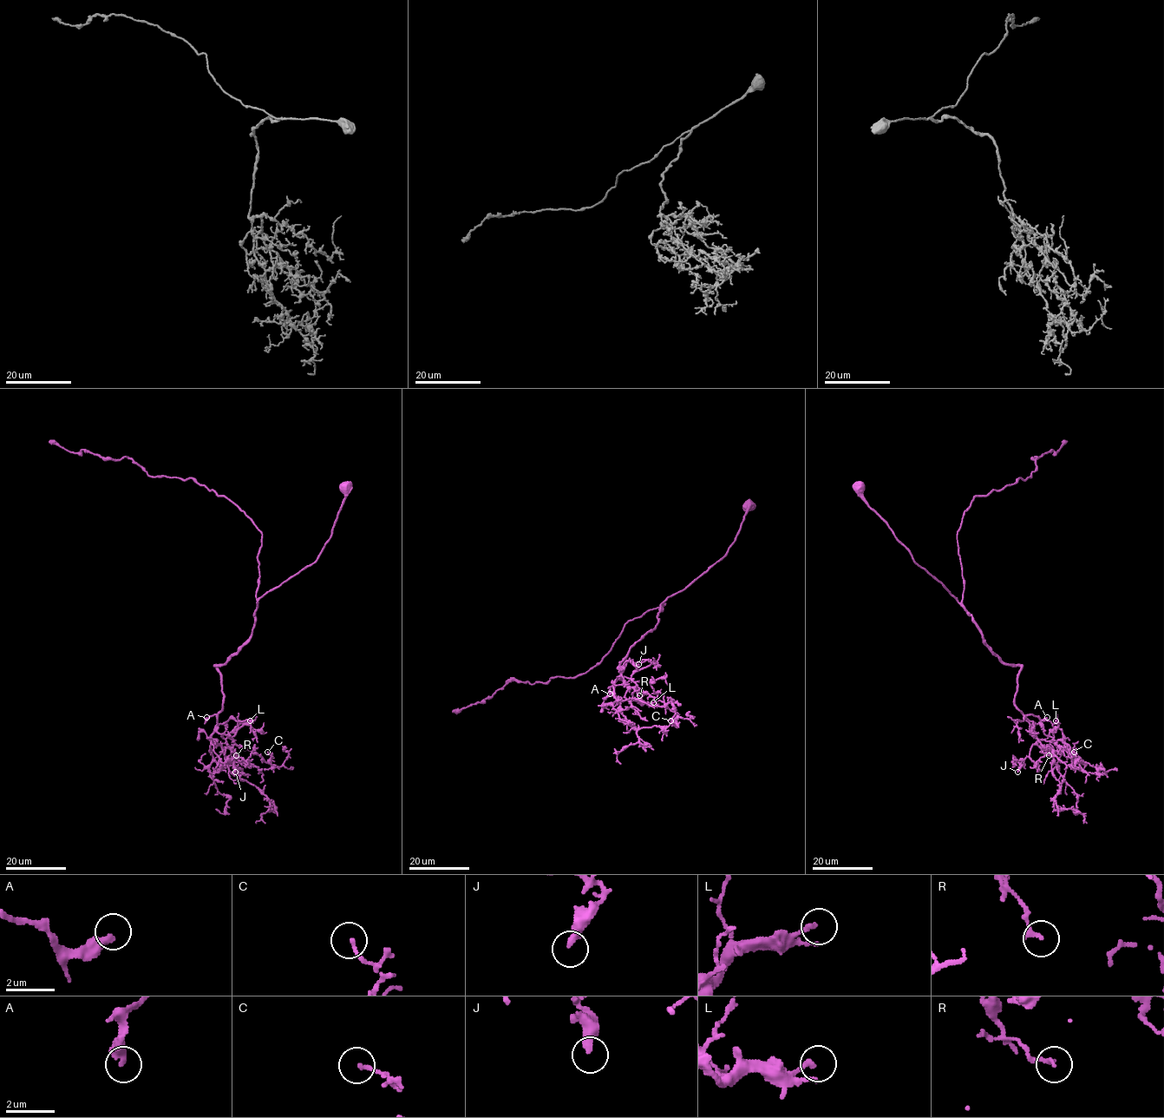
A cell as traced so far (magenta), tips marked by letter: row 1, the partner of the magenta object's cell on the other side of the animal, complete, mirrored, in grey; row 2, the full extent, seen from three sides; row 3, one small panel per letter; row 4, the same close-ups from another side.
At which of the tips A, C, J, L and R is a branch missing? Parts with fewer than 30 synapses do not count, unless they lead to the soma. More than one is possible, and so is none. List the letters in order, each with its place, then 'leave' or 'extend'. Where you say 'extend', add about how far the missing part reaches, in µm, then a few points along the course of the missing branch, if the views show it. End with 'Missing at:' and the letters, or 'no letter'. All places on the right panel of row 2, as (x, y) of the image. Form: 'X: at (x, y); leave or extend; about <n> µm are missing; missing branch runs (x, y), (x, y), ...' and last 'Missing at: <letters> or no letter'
A: at (1047, 717); extend; about 45 µm are missing; missing branch runs (1047, 717), (1054, 714), (1064, 733), (1077, 745), (1095, 744), (1082, 736)
C: at (1074, 752); leave
J: at (1017, 772); leave
L: at (1056, 720); leave
R: at (1049, 755); leave
Missing at: A

